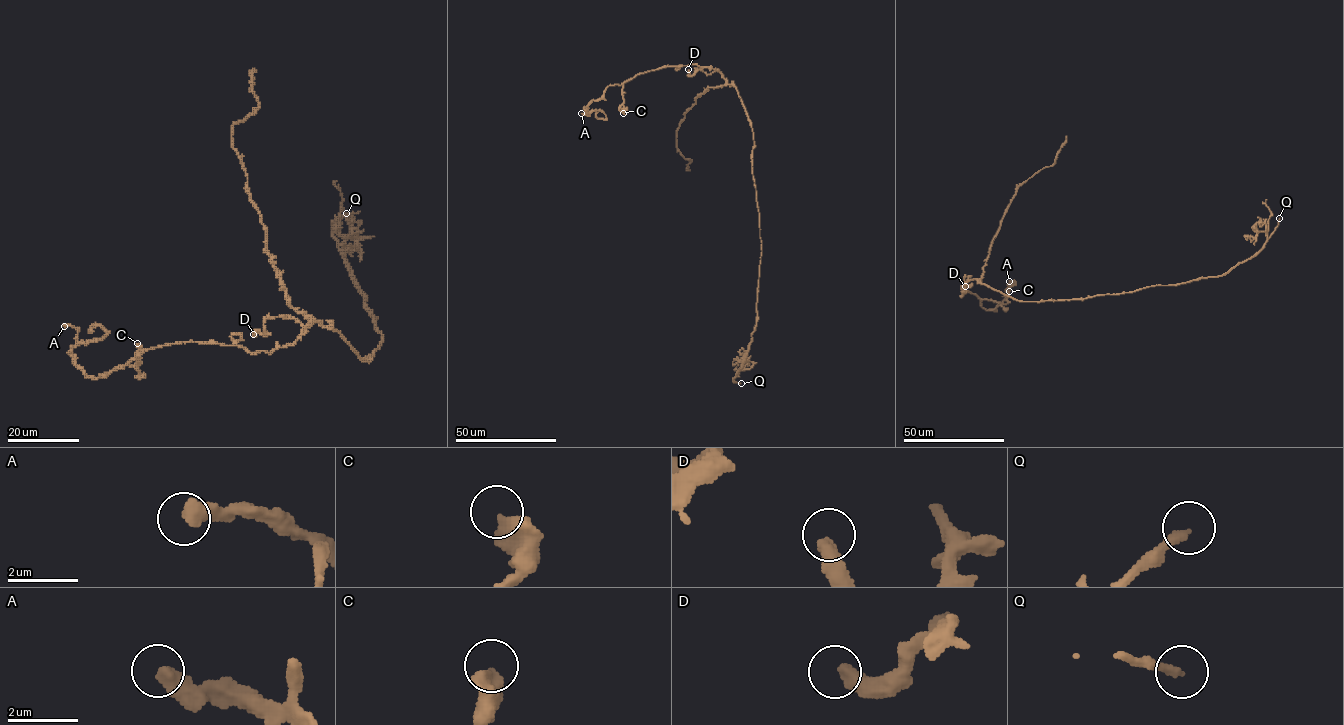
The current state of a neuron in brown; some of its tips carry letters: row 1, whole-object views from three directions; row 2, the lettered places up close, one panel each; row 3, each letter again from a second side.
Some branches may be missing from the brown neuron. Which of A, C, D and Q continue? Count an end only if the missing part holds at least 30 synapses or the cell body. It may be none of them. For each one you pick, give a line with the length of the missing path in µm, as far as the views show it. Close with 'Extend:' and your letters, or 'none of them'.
Q: Missing length about 40 µm
Extend: Q

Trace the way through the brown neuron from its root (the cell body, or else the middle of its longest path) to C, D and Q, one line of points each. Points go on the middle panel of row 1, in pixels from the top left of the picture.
C: (753, 145), (751, 122), (738, 91), (712, 68), (696, 64), (663, 66), (636, 74), (623, 85), (623, 113)
D: (753, 145), (751, 122), (735, 87), (726, 84), (717, 71), (705, 73), (694, 68), (690, 75), (688, 69)
Q: (753, 145), (752, 176), (761, 253), (756, 324), (744, 363), (733, 379), (741, 383)

